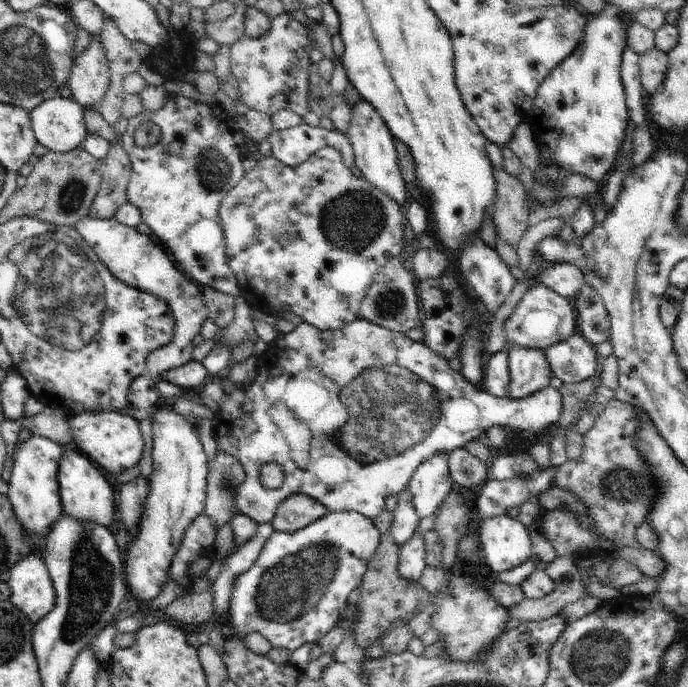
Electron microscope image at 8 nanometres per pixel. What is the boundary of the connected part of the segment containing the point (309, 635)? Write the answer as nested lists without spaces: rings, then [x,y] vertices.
[[[335,511],[329,513],[327,516],[320,518],[317,522],[310,524],[307,528],[302,528],[302,530],[298,530],[297,532],[274,532],[274,534],[268,538],[262,550],[260,550],[260,556],[258,556],[258,560],[254,562],[254,566],[252,566],[246,574],[242,574],[242,576],[236,580],[236,584],[234,584],[232,598],[230,598],[230,610],[228,610],[228,614],[226,614],[226,622],[229,629],[236,634],[259,633],[269,641],[272,648],[286,649],[290,652],[294,652],[301,646],[306,646],[306,644],[318,642],[334,628],[334,625],[343,619],[342,614],[344,614],[348,605],[347,598],[355,588],[361,586],[364,574],[366,574],[366,570],[368,569],[368,562],[370,562],[380,545],[381,536],[378,528],[375,528],[372,519],[366,518],[366,516],[354,511]]]

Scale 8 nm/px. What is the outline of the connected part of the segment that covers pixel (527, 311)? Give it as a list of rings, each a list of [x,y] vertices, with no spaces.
[[[535,281],[531,283],[514,312],[504,322],[504,338],[508,342],[506,347],[508,350],[515,347],[545,350],[568,340],[577,332],[577,314],[573,301],[563,298],[548,286]]]

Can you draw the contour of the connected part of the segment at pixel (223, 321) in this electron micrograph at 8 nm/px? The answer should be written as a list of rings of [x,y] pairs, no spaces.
[[[203,286],[200,290],[207,309],[208,319],[216,322],[219,329],[230,326],[236,318],[235,305],[237,298],[222,294],[222,292],[218,292],[214,288],[208,288],[208,286]]]

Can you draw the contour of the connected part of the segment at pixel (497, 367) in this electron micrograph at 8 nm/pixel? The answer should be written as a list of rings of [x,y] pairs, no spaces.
[[[502,350],[486,359],[484,369],[484,388],[493,396],[508,397],[510,376],[508,368],[508,350]]]

